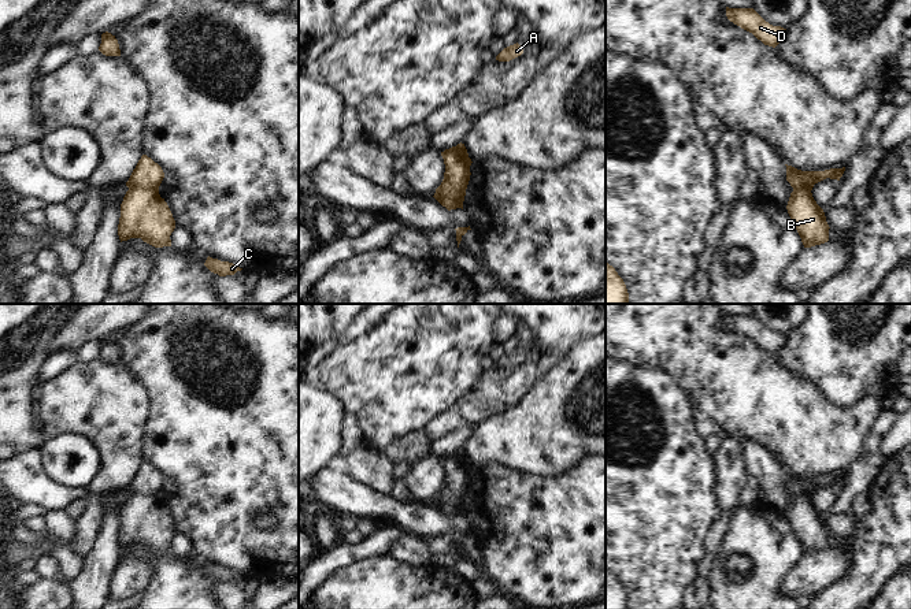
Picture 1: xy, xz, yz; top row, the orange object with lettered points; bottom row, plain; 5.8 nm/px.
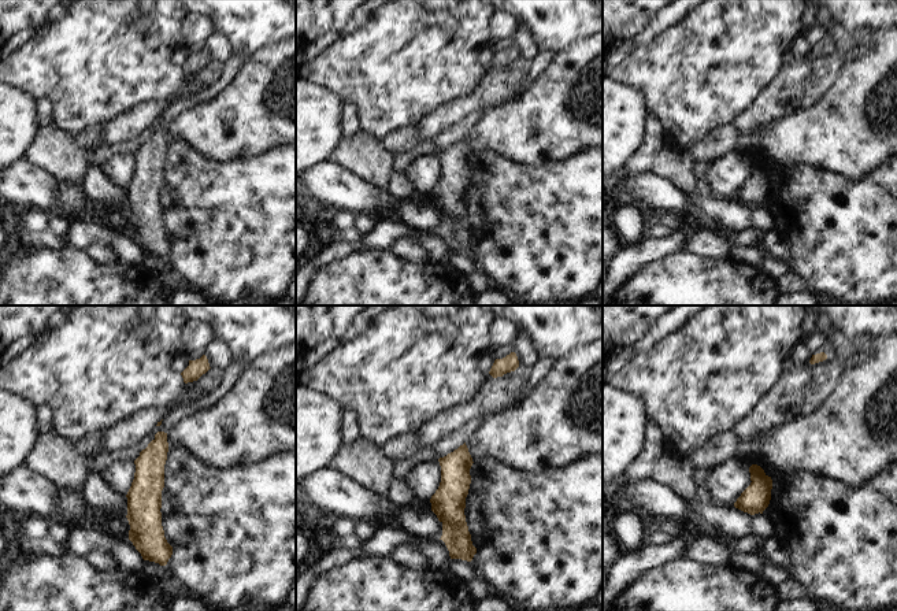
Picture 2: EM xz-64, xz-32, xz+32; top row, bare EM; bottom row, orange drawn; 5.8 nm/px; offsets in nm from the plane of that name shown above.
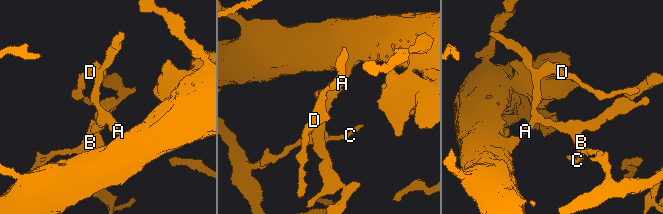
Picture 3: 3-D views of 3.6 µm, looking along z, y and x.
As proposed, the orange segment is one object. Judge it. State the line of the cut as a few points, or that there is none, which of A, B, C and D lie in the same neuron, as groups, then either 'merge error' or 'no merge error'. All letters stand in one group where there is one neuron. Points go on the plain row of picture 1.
cut xy (129, 494), (158, 497); groups A D / B C; merge error

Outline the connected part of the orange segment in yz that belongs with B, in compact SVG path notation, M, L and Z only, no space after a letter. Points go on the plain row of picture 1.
M806 494L790 500L788 520L801 545L804 554L811 554L829 547L829 531L823 516L816 510L811 497Z

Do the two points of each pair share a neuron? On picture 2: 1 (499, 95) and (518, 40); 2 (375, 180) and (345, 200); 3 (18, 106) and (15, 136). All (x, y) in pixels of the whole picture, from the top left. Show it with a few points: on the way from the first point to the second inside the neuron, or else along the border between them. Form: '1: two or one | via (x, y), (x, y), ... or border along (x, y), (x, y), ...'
1: two | border along (519, 58), (529, 62)
2: two | border along (343, 166), (373, 186), (385, 191)
3: one | via (15, 113), (15, 129)

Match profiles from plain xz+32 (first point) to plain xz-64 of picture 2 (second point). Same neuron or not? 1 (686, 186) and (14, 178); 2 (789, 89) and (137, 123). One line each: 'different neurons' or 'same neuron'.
1: different neurons
2: same neuron

